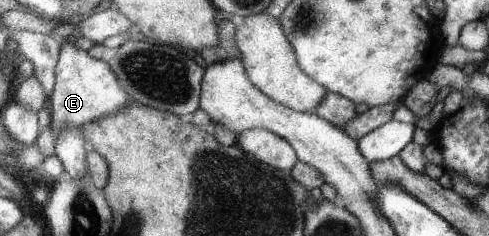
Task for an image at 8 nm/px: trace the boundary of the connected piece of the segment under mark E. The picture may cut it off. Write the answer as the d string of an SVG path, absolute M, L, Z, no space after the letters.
M74 39L62 44L60 57L56 68L57 82L50 102L50 127L56 139L66 127L80 128L86 122L96 120L108 114L118 113L127 108L135 100L122 89L117 75L108 62L108 56L95 59L78 47Z

